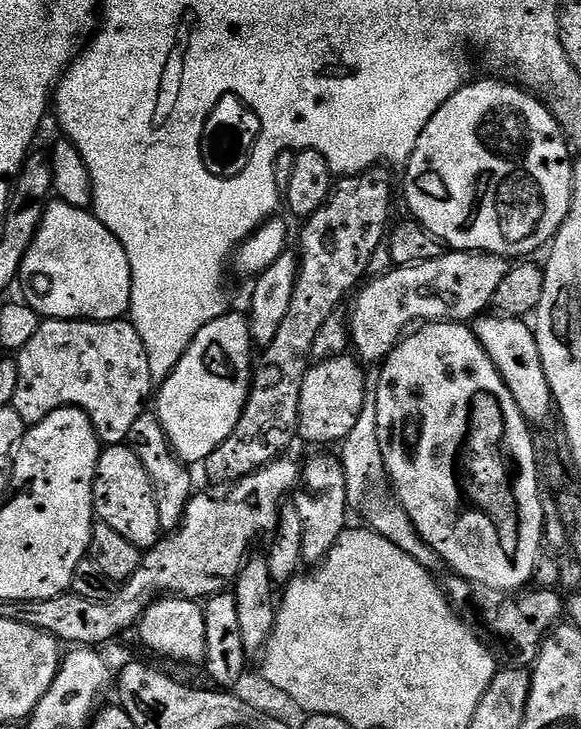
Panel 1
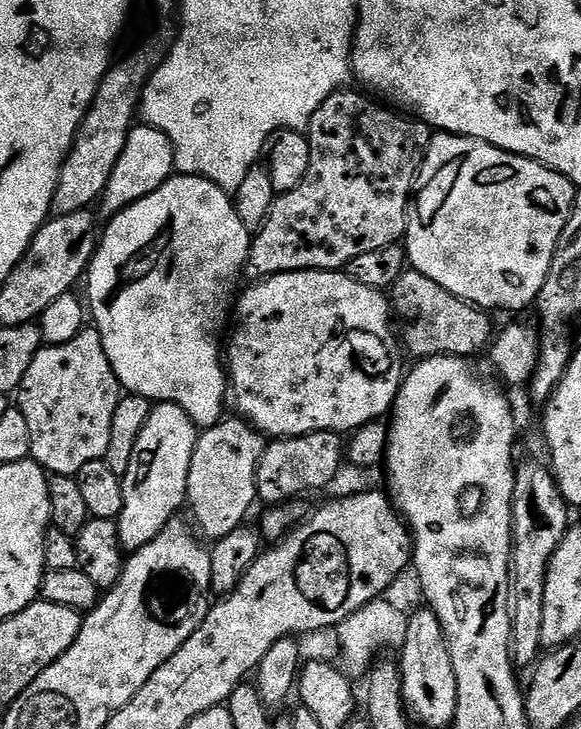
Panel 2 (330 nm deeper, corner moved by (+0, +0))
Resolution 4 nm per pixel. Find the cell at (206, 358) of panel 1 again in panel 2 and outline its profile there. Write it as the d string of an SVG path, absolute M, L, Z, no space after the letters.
M157 403L152 409L142 434L134 446L134 458L130 458L130 470L124 481L124 505L118 521L120 547L135 550L146 546L171 520L177 519L176 512L185 507L188 499L188 475L190 458L194 458L194 446L198 429L192 419L178 406Z

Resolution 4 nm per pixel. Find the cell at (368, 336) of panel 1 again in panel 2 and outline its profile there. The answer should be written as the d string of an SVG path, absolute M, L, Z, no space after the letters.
M337 270L335 272L279 272L273 276L265 276L252 282L248 289L239 293L238 299L234 304L234 327L231 329L230 335L226 340L226 375L228 377L228 386L230 389L230 404L236 407L235 415L248 421L252 427L257 428L261 434L268 438L283 438L285 436L305 436L311 432L339 432L341 434L355 433L357 428L365 428L366 425L379 421L381 418L387 417L392 411L392 405L396 402L396 395L400 393L402 383L402 371L400 372L400 356L402 357L402 348L398 343L397 333L394 331L394 313L389 300L381 289L371 288L370 286L362 286L362 282L354 282L354 278L350 278L347 271Z

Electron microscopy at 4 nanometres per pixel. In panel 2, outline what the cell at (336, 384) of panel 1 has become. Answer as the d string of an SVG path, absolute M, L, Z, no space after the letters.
M311 432L305 436L285 436L273 439L265 443L264 453L258 462L258 474L256 475L256 498L262 505L284 506L288 500L296 500L307 492L320 492L328 488L336 480L340 472L340 459L343 461L346 456L346 444L339 432Z

